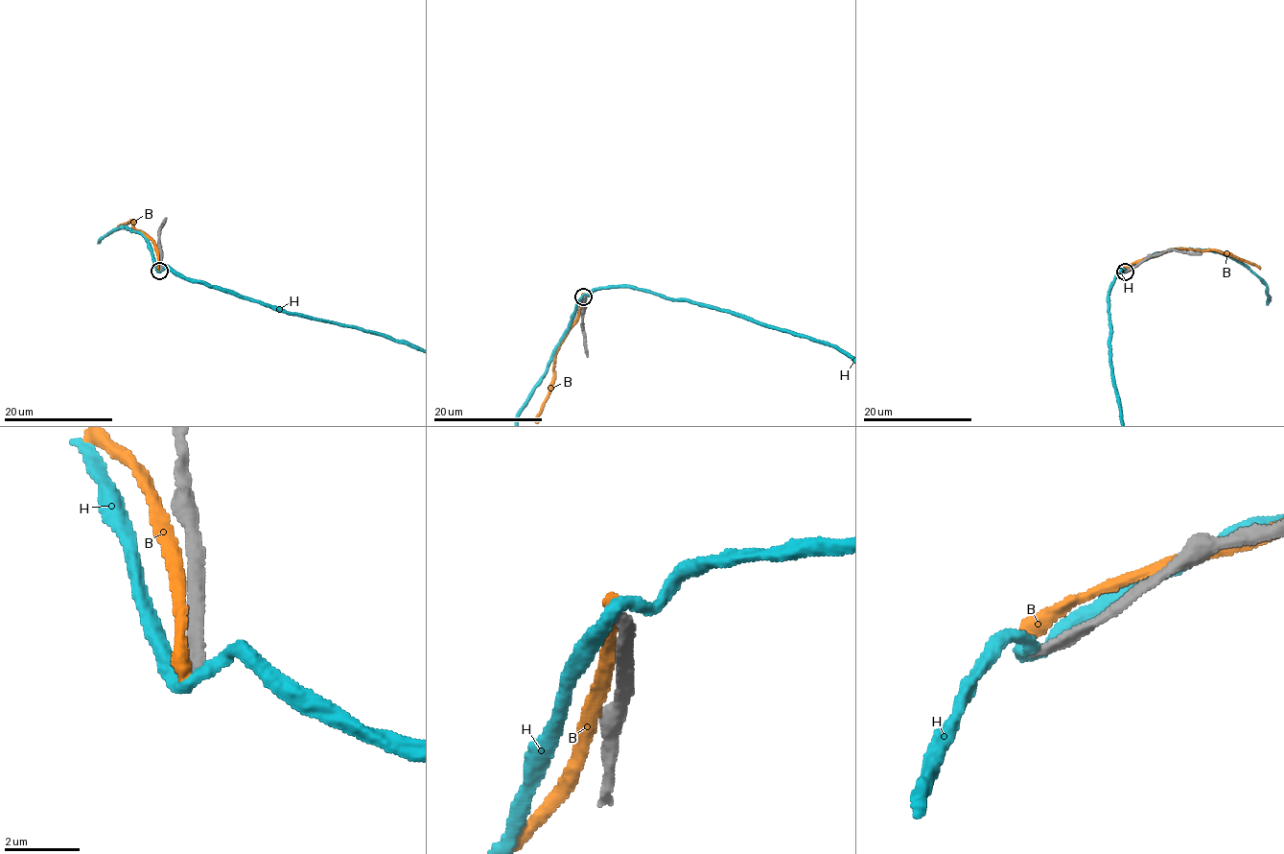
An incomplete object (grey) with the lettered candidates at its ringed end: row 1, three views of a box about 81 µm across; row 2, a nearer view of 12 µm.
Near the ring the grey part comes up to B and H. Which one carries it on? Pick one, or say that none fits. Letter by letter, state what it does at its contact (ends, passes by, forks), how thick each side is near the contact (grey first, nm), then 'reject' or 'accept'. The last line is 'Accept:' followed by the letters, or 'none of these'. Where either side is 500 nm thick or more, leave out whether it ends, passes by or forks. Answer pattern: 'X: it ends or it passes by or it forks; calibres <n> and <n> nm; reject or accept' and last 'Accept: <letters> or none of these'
B: it ends; calibres 320 and 420 nm; accept
H: it passes by; calibres 340 and 380 nm; reject
Accept: B

